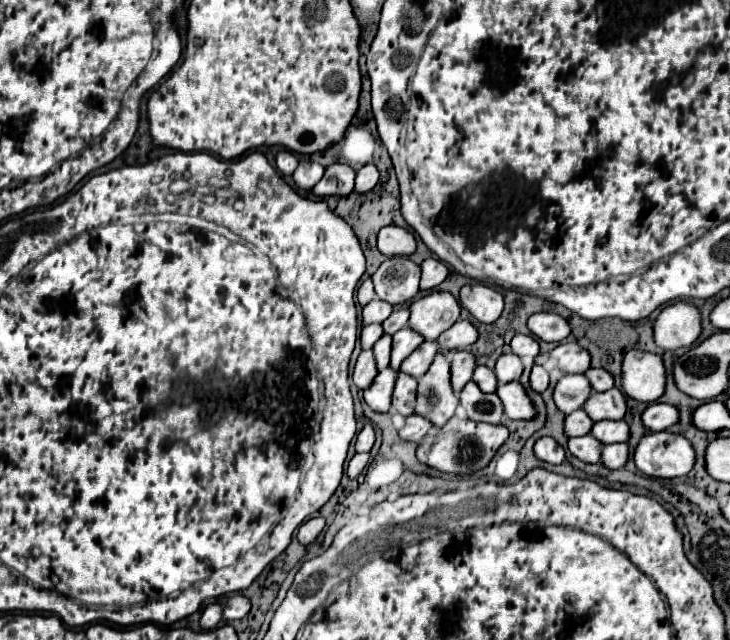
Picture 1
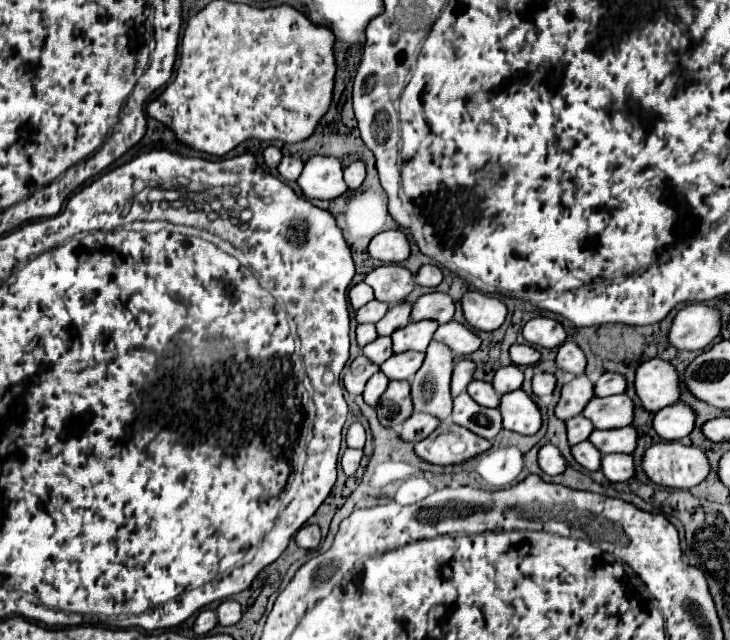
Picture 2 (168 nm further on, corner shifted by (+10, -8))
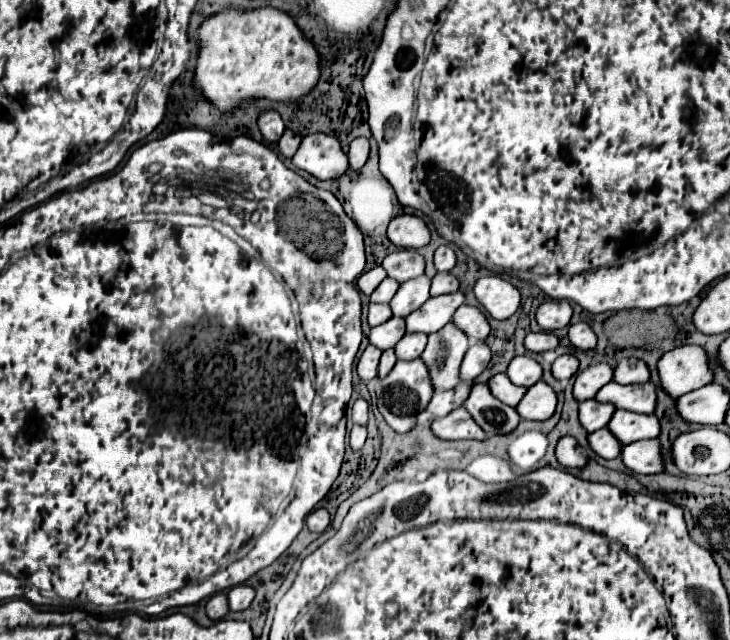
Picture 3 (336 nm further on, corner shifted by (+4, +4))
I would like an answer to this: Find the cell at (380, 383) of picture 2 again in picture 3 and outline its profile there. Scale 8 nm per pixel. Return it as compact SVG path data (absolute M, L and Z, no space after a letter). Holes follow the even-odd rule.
M384 350L382 358L380 358L380 366L378 366L378 378L386 378L388 372L394 368L394 364L396 364L394 350Z

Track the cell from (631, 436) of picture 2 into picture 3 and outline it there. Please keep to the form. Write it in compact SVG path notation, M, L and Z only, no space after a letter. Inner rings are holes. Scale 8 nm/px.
M616 410L608 428L620 444L656 438L660 434L660 424L654 414L636 414L628 410Z

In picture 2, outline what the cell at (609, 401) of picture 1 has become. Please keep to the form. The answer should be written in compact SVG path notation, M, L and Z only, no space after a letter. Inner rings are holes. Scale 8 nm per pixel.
M616 394L608 398L594 396L582 412L598 430L612 430L630 426L634 420L634 402L626 394Z

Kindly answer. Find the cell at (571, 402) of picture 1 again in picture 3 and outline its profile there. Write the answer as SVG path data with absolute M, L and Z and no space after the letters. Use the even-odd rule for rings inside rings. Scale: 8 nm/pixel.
M604 362L592 364L592 366L588 366L584 372L580 372L576 376L576 382L574 382L574 398L578 402L590 400L610 380L612 380L612 368L608 364L604 364Z

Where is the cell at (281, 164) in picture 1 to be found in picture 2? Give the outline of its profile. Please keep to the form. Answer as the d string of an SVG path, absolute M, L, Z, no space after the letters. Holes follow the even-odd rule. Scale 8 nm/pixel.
M268 146L263 152L264 164L272 170L280 164L280 158L282 158L282 152L276 146Z

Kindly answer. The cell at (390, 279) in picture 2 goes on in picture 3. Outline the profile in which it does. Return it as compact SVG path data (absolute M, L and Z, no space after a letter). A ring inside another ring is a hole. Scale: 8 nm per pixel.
M396 250L382 262L386 274L400 284L424 274L424 258L416 250Z

